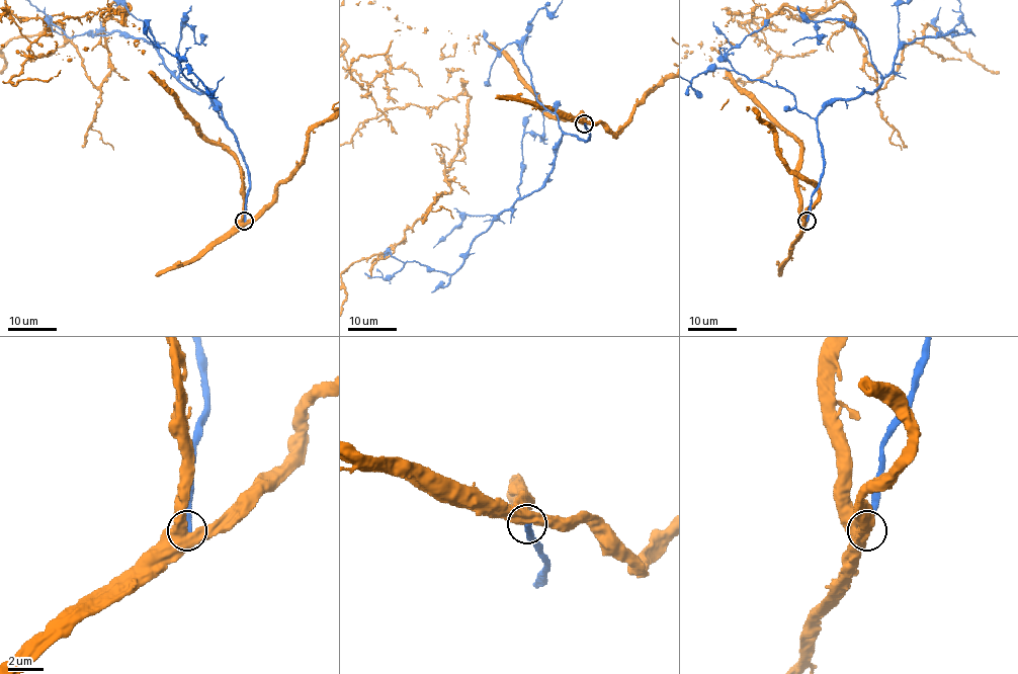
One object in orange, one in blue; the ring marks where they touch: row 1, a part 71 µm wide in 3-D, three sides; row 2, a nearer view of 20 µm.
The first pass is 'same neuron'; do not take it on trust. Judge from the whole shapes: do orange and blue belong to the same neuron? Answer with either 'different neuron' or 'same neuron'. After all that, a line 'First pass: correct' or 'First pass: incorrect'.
different neuron
First pass: incorrect

